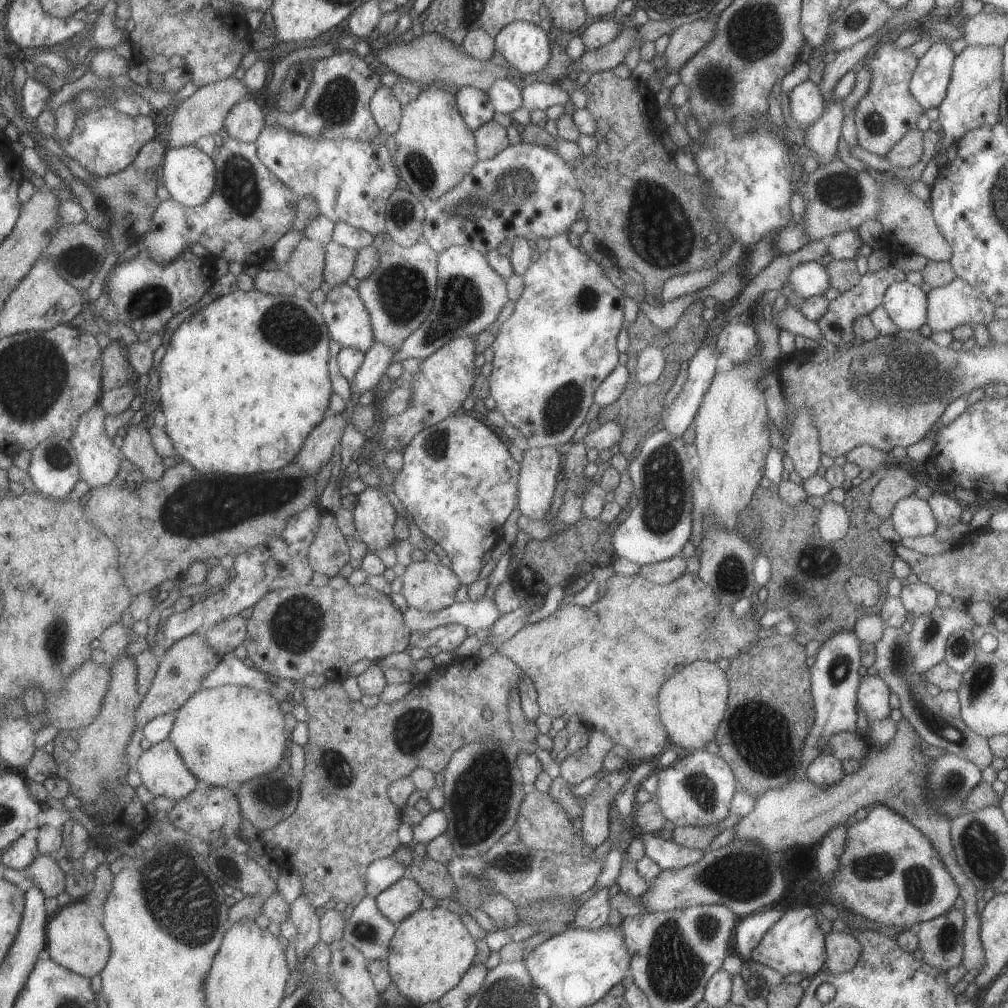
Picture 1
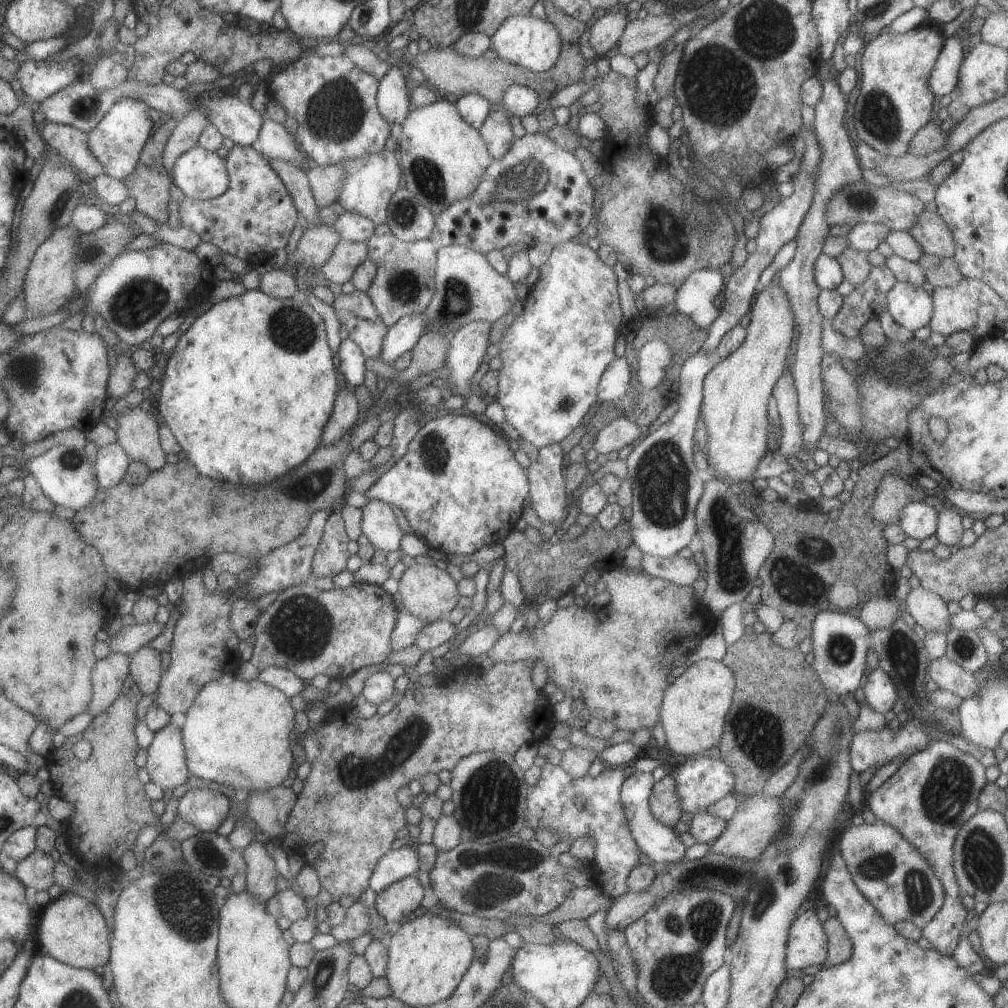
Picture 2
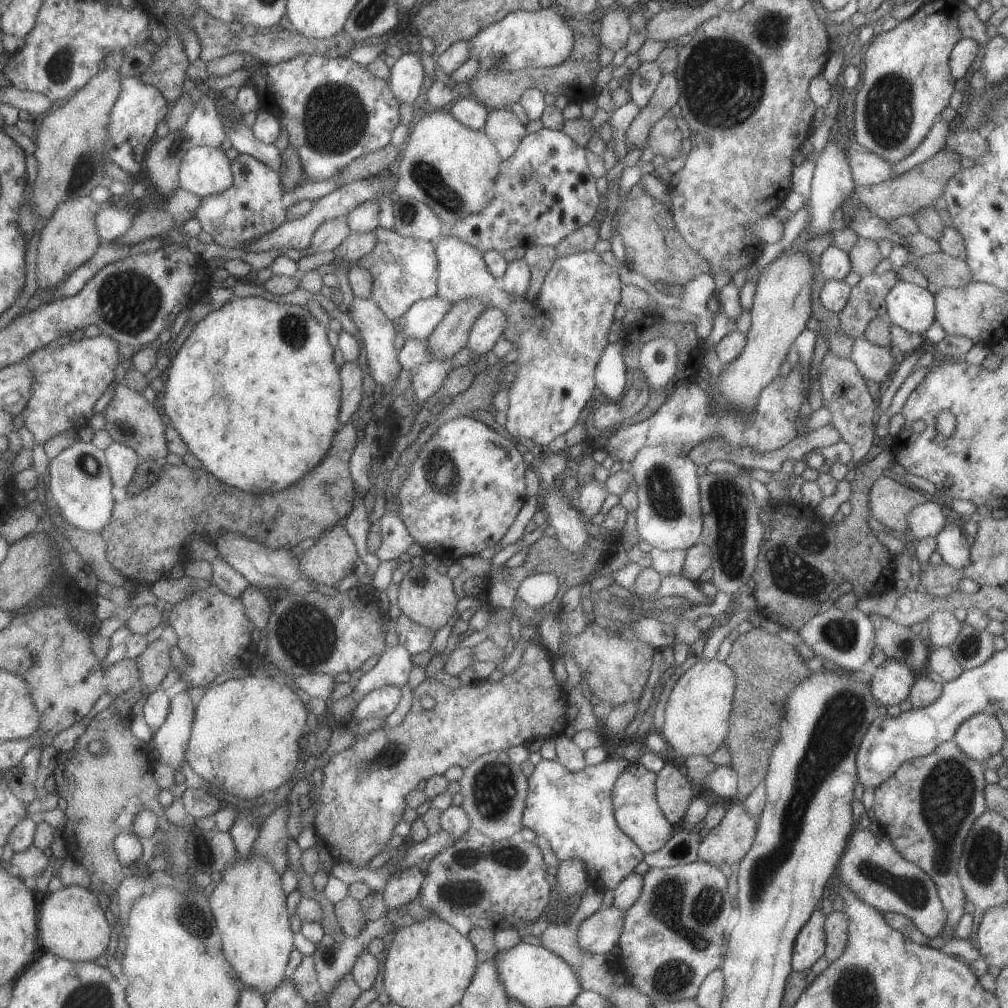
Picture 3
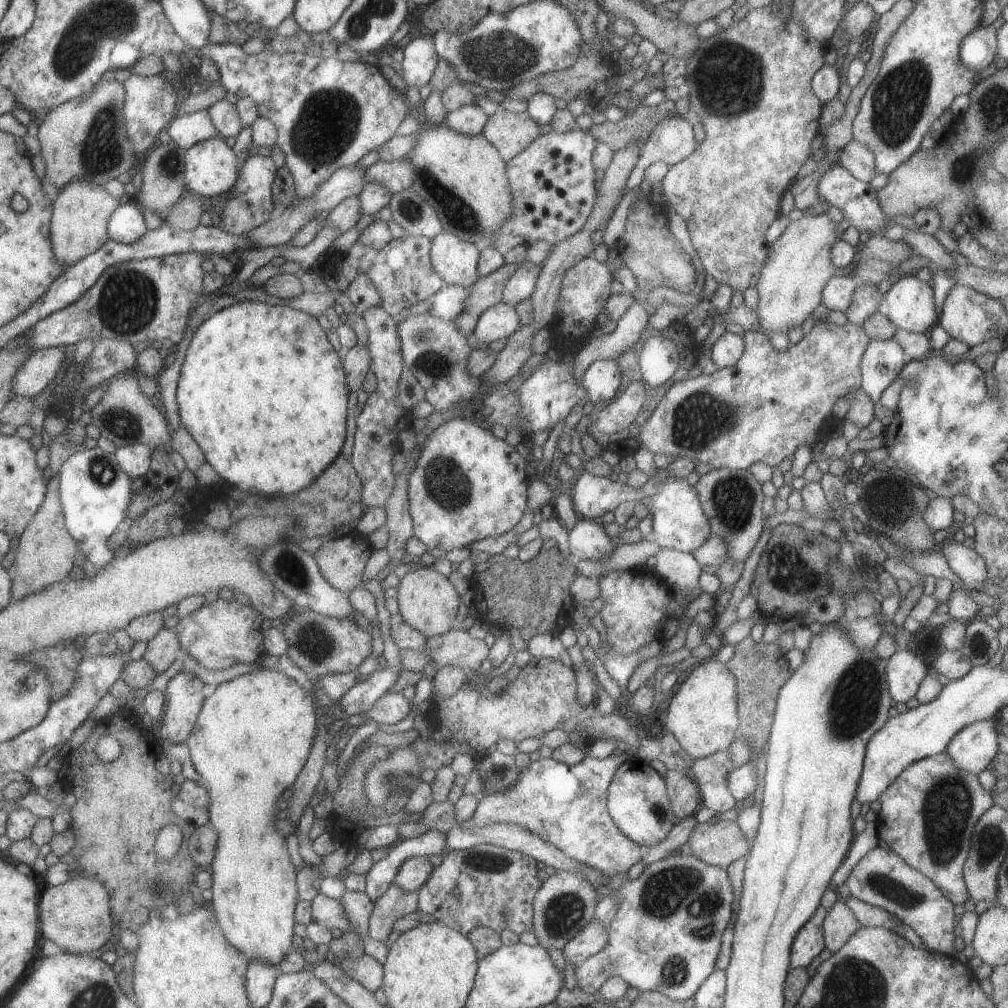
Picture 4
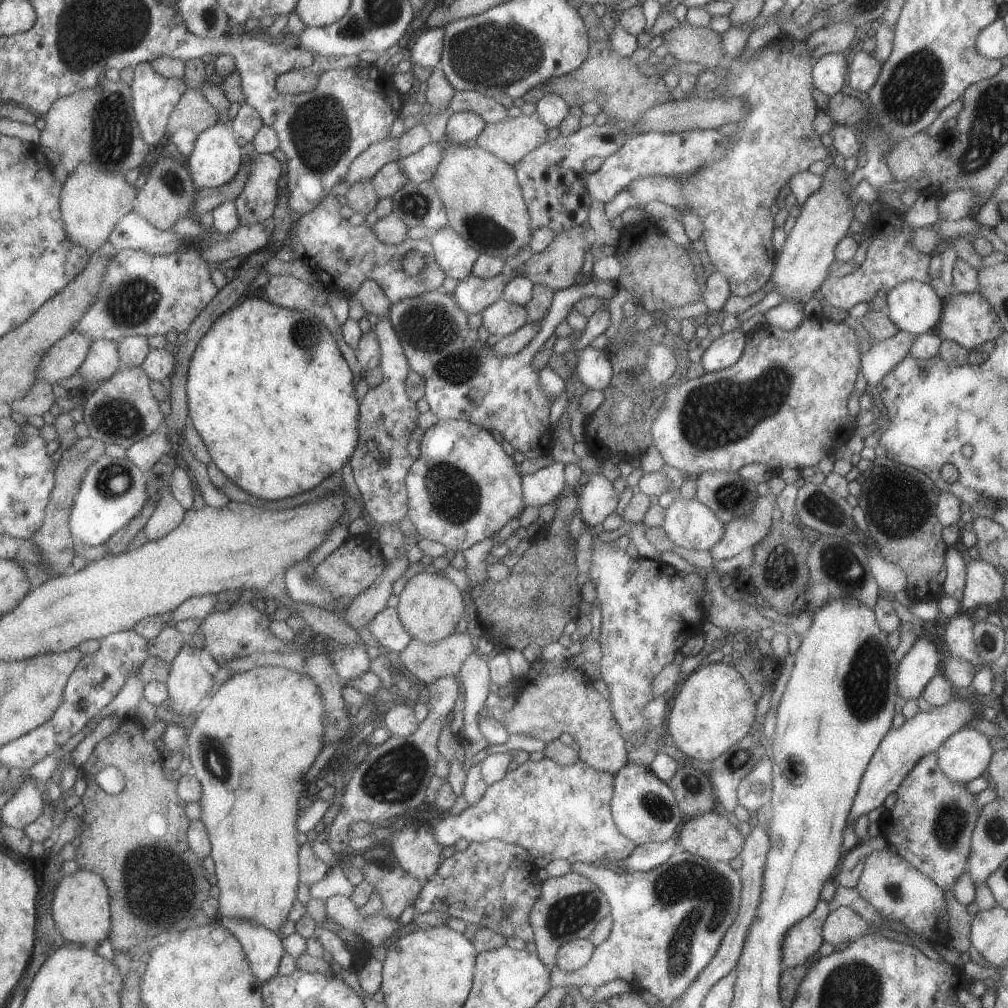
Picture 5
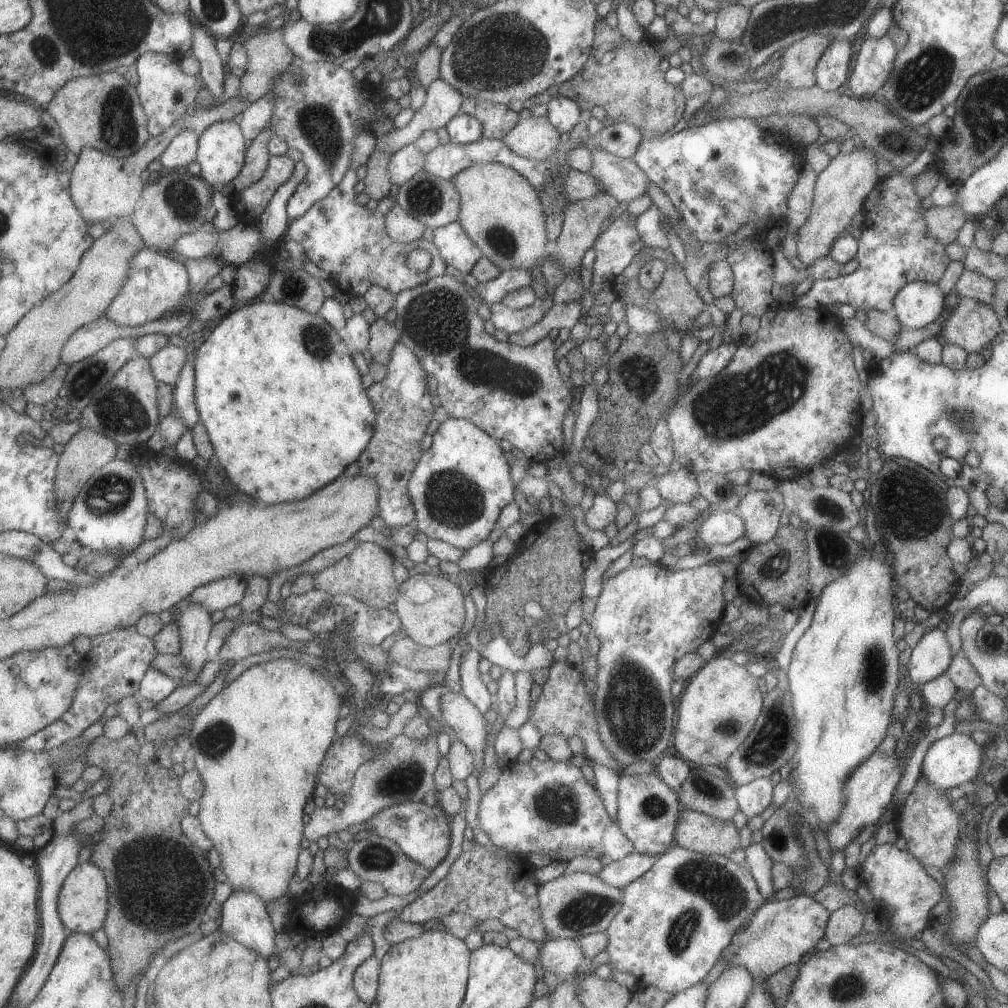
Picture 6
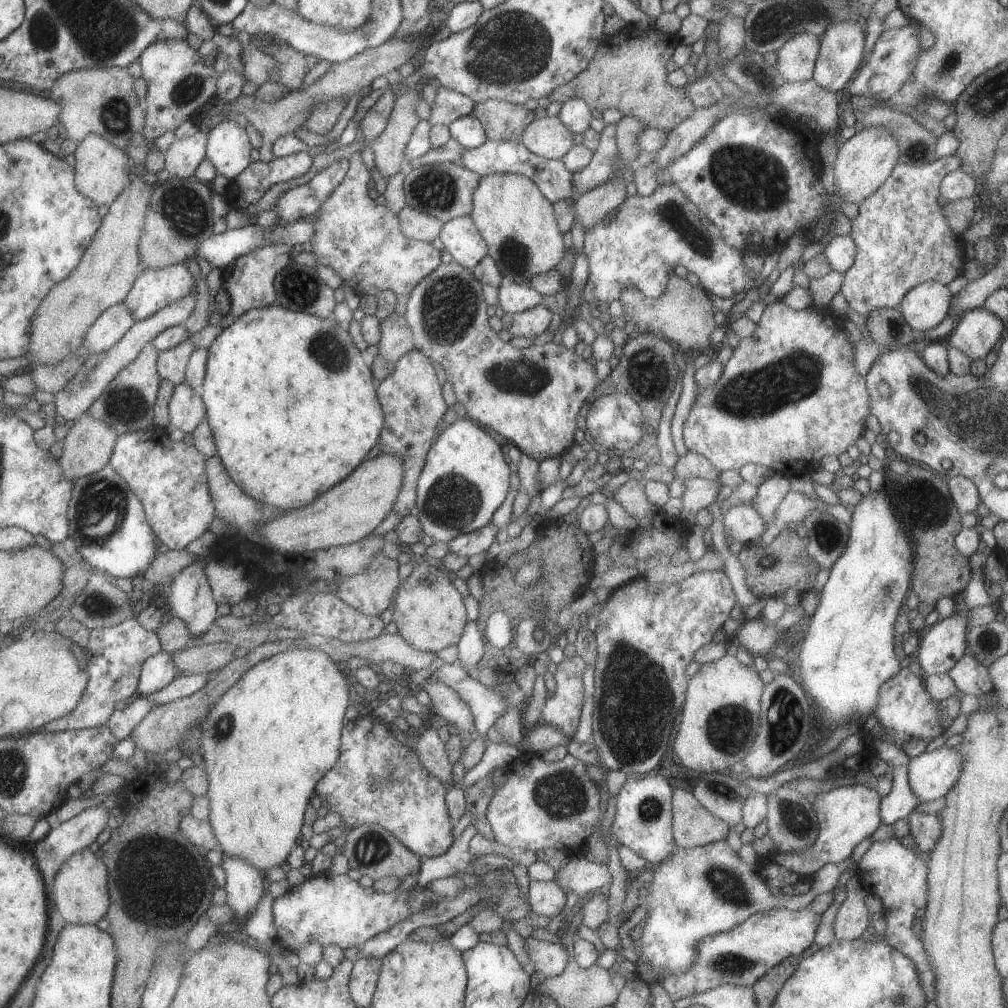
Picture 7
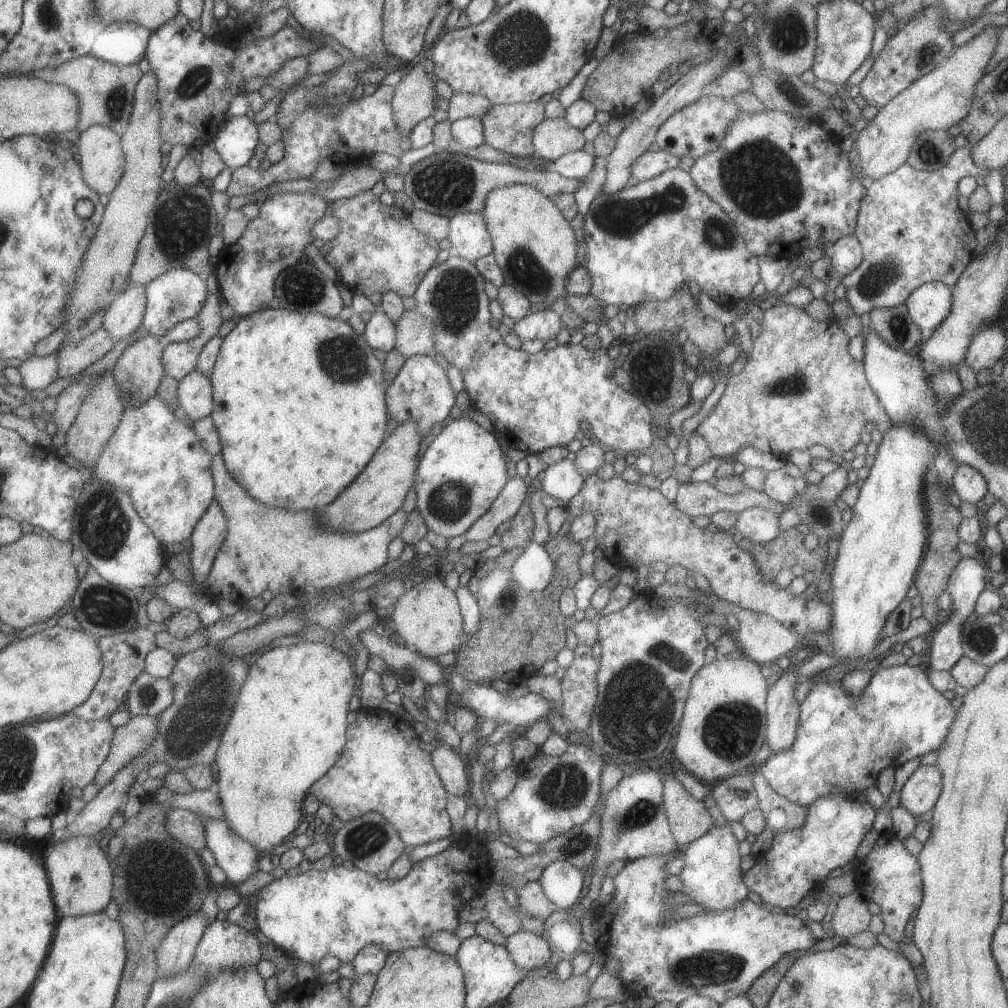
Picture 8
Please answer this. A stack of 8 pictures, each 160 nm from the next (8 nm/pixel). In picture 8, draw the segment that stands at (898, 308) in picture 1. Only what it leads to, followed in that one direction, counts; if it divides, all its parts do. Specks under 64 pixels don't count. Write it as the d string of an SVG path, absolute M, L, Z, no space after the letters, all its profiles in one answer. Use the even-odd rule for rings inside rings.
M939 281L919 285L904 302L908 316L920 330L934 330L945 320L950 311L951 291Z

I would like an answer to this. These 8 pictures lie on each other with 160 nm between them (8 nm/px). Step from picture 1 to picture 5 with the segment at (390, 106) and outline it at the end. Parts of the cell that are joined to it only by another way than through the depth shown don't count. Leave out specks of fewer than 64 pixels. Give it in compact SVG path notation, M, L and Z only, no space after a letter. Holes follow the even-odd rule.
M443 27L428 29L422 33L409 50L411 64L433 70L442 51L443 37Z

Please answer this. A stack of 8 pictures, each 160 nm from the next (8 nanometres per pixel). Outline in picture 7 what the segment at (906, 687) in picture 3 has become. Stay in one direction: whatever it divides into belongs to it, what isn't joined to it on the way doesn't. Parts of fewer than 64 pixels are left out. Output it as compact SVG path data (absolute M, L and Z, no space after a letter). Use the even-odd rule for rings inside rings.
M963 590L953 594L953 614L939 619L921 633L917 660L921 676L946 673L967 652L966 617L968 608L963 601Z

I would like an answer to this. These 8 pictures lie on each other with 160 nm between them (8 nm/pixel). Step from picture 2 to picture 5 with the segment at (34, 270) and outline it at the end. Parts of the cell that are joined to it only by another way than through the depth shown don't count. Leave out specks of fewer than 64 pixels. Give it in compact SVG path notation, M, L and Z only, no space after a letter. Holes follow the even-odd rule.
M80 162L62 184L59 197L60 215L64 232L69 241L83 247L87 254L94 253L102 244L122 216L134 206L138 185L125 181L123 171L102 171L95 165Z

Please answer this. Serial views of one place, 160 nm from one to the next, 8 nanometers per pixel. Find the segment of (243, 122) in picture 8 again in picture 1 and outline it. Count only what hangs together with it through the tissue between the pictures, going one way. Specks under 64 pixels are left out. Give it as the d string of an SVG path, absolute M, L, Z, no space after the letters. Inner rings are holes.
M195 145L167 148L161 169L171 199L186 207L203 204L213 192L214 162Z

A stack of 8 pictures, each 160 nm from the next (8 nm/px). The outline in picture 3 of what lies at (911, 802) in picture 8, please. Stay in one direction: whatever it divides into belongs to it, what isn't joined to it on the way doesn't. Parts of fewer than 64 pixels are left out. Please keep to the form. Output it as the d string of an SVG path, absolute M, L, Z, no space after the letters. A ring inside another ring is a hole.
M977 713L959 724L952 740L963 754L983 764L990 756L999 753L1005 738L995 716Z

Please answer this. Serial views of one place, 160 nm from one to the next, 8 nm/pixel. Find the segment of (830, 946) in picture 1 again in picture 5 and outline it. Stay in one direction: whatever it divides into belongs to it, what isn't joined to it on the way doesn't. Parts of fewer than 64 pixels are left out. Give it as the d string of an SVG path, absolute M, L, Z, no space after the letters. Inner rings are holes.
M837 907L831 909L824 920L822 924L822 937L824 942L837 946L837 944L842 942L851 942L860 937L868 925L863 920L863 917L853 909Z

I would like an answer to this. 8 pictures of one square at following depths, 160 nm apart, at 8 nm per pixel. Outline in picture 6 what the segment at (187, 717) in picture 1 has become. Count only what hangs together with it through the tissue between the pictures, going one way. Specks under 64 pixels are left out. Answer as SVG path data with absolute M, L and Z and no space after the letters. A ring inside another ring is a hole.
M275 653L266 661L251 665L229 684L224 685L194 716L192 727L188 732L188 739L190 740L189 755L194 761L194 768L204 784L202 795L198 800L200 809L196 817L201 823L203 832L211 840L212 847L220 856L220 867L226 876L225 882L231 886L232 890L253 891L266 905L277 897L283 896L283 891L284 894L287 894L287 883L291 880L292 874L295 874L297 857L301 849L299 844L301 844L304 827L301 819L303 818L303 806L305 806L307 798L313 794L317 784L316 774L326 750L332 743L333 736L335 736L335 722L340 718L338 712L342 704L342 697L337 694L333 683L325 679L321 673L312 669L308 664L297 661L295 655Z

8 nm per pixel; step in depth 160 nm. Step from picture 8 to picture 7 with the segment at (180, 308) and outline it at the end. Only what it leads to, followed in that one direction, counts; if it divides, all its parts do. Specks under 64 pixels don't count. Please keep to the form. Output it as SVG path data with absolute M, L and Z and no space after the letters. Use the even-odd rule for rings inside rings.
M185 263L160 269L143 268L122 303L132 314L134 322L140 321L193 293L196 283Z

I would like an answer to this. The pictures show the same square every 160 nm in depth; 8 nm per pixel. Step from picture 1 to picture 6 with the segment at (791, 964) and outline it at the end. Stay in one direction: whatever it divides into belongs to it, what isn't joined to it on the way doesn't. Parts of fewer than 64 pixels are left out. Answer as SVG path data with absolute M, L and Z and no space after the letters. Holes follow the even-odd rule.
M805 894L795 895L778 902L763 903L748 919L747 925L734 932L729 944L722 950L720 957L724 970L733 965L742 966L754 981L759 981L777 972L786 964L801 965L805 958L815 950L817 941L824 936L828 914L828 910L822 904L819 904L812 896Z

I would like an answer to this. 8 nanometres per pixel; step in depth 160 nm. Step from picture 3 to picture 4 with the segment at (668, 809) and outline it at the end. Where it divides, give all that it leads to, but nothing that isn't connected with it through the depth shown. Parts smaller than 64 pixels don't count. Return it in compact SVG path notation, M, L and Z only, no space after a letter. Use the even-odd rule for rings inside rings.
M667 769L663 774L670 807L678 819L693 816L701 807L701 797L696 782L681 769Z

